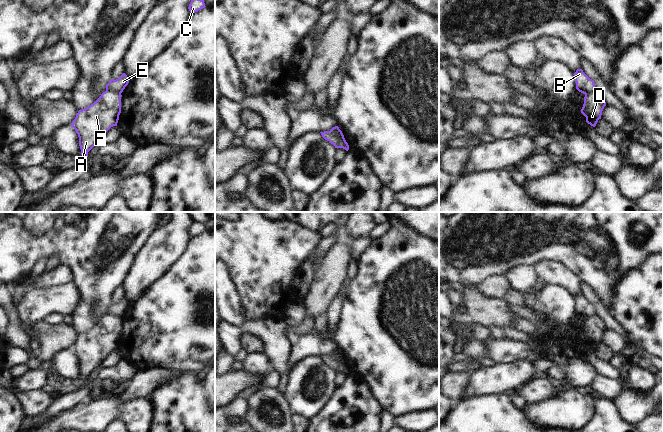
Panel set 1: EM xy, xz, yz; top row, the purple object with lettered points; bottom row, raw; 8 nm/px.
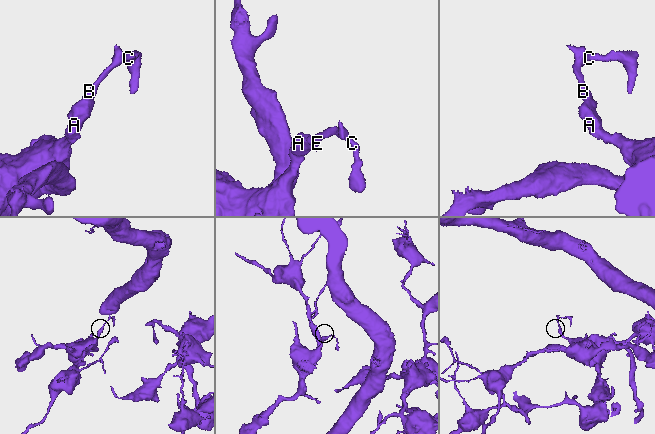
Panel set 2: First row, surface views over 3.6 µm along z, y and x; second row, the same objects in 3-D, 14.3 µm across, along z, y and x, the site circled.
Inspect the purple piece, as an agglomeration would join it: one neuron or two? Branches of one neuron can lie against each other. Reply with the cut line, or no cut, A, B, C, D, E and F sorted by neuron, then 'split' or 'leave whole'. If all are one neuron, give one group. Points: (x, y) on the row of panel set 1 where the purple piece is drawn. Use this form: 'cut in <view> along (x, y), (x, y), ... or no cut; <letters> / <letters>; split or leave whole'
cut in xz along (329, 131), (345, 141); A D F / B C E; split

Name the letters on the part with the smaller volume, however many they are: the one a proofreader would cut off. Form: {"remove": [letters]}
{"remove": ["B", "C", "E"]}

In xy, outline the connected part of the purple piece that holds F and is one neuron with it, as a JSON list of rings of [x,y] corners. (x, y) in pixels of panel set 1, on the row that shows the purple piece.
[[[106,90],[87,108],[79,110],[71,126],[79,137],[81,159],[101,141],[103,135],[113,126],[117,126],[121,113],[121,93]]]

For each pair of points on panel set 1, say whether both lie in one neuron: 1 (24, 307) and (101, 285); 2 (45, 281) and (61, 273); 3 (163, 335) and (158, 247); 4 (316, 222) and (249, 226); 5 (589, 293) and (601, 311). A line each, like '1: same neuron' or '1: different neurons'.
1: different neurons
2: same neuron
3: different neurons
4: different neurons
5: same neuron

